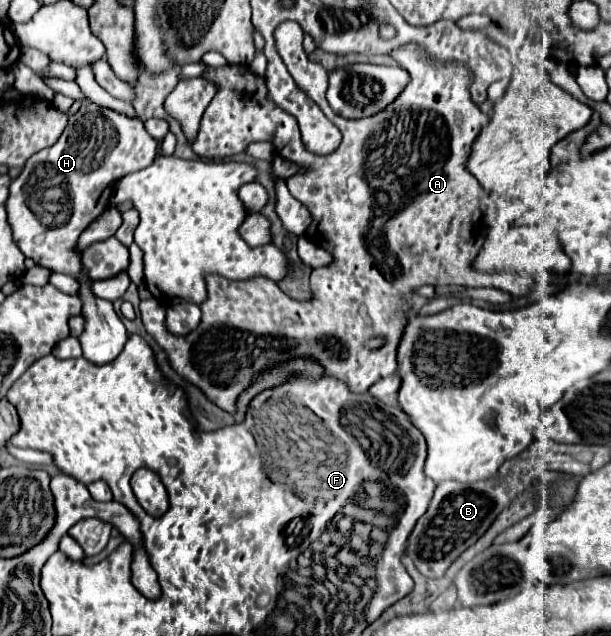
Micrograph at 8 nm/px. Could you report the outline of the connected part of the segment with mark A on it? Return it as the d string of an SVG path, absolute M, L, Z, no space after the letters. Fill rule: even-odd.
M282 22L276 28L276 46L286 60L286 66L296 80L298 88L306 92L324 112L324 116L338 126L342 132L342 144L326 156L312 154L306 150L300 138L298 122L294 116L280 110L274 102L268 100L266 88L260 84L262 78L254 76L248 66L224 66L210 68L204 74L208 80L218 84L218 94L212 104L206 108L204 118L200 122L198 136L192 144L194 152L204 158L228 158L240 154L246 144L258 141L270 141L278 146L278 154L286 160L298 162L306 166L308 172L292 176L286 184L290 194L302 202L314 222L306 230L306 236L328 250L334 256L334 262L324 268L316 268L310 276L312 298L306 302L292 300L286 296L274 282L268 278L252 278L246 282L226 280L218 274L206 276L207 299L200 305L202 312L200 326L192 330L188 336L177 337L170 334L165 327L166 306L158 303L156 298L141 301L139 310L146 331L162 350L168 354L172 368L184 376L188 382L196 384L216 406L234 414L238 396L254 384L256 376L264 370L276 368L276 364L284 364L296 358L312 358L316 360L326 376L342 380L354 394L366 392L374 382L386 378L396 372L396 352L398 342L402 338L402 326L406 326L412 306L406 296L418 290L424 284L432 286L464 286L464 288L498 288L512 296L524 296L530 292L534 280L530 276L522 276L518 272L500 270L500 272L478 272L474 270L474 260L482 250L484 236L480 232L482 218L486 214L486 206L492 204L490 196L482 190L478 180L464 168L468 160L470 146L480 134L482 126L488 118L480 112L480 108L472 102L468 94L470 72L462 64L430 64L426 54L418 50L418 46L398 48L392 56L410 72L410 84L398 96L394 104L376 116L362 120L346 120L332 112L326 90L328 90L328 74L320 64L310 62L308 54L302 48L302 28L296 22ZM238 82L252 82L252 92L238 92ZM372 336L384 336L386 344L380 350L368 350L366 340Z

